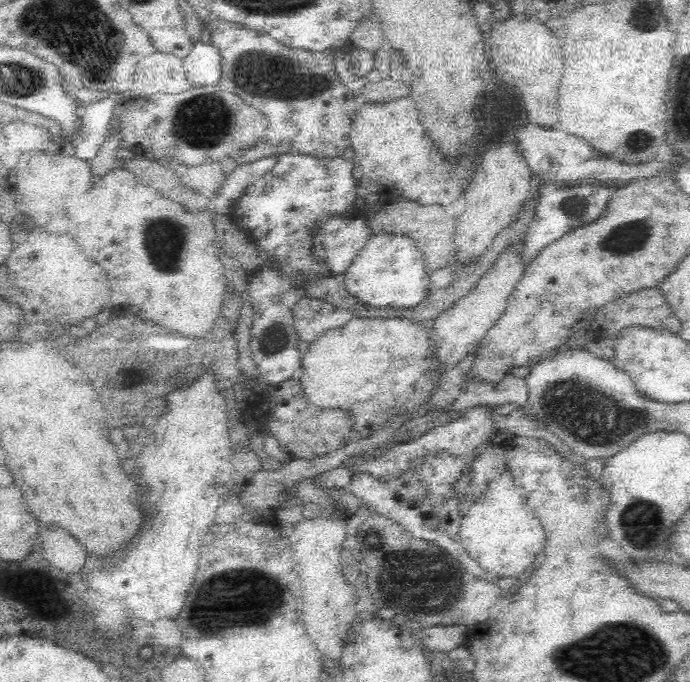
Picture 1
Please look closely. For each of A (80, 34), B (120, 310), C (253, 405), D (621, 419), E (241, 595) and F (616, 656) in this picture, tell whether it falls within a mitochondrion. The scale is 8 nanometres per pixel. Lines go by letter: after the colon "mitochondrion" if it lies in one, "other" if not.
A: mitochondrion
B: other
C: other
D: mitochondrion
E: mitochondrion
F: mitochondrion

